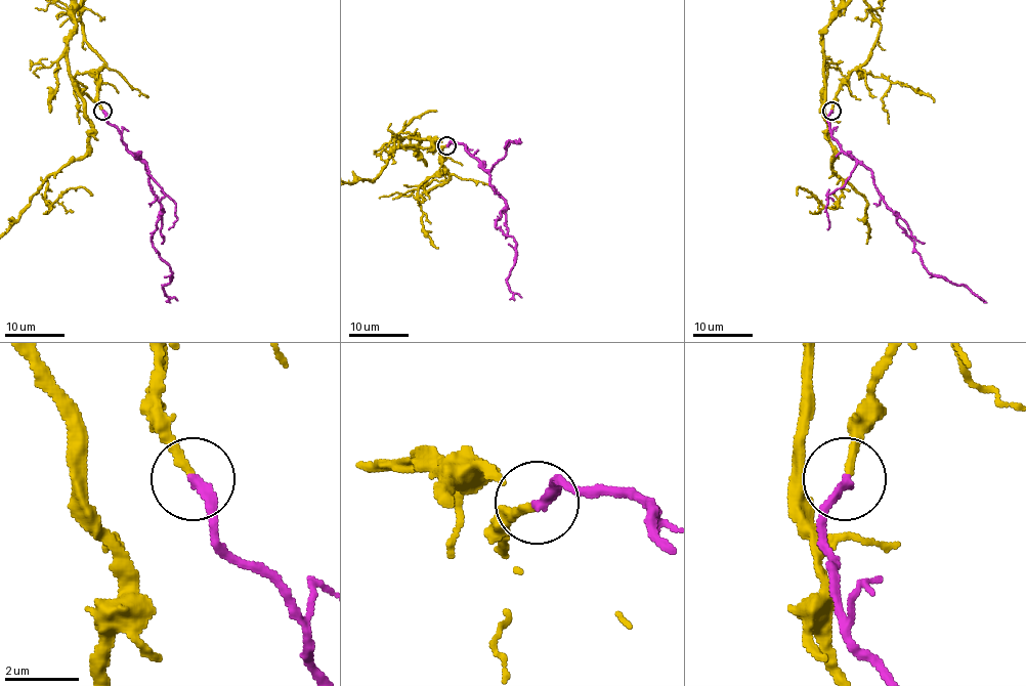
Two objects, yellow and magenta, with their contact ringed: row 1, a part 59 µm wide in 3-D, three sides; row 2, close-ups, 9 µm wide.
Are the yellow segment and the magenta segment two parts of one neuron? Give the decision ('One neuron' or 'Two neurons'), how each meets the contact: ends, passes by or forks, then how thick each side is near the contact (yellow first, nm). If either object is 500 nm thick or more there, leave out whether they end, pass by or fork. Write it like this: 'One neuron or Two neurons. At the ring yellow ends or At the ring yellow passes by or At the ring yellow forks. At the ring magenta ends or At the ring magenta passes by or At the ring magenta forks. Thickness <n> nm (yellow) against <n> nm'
One neuron. At the ring yellow ends. At the ring magenta ends. Thickness 220 nm (yellow) against 280 nm

